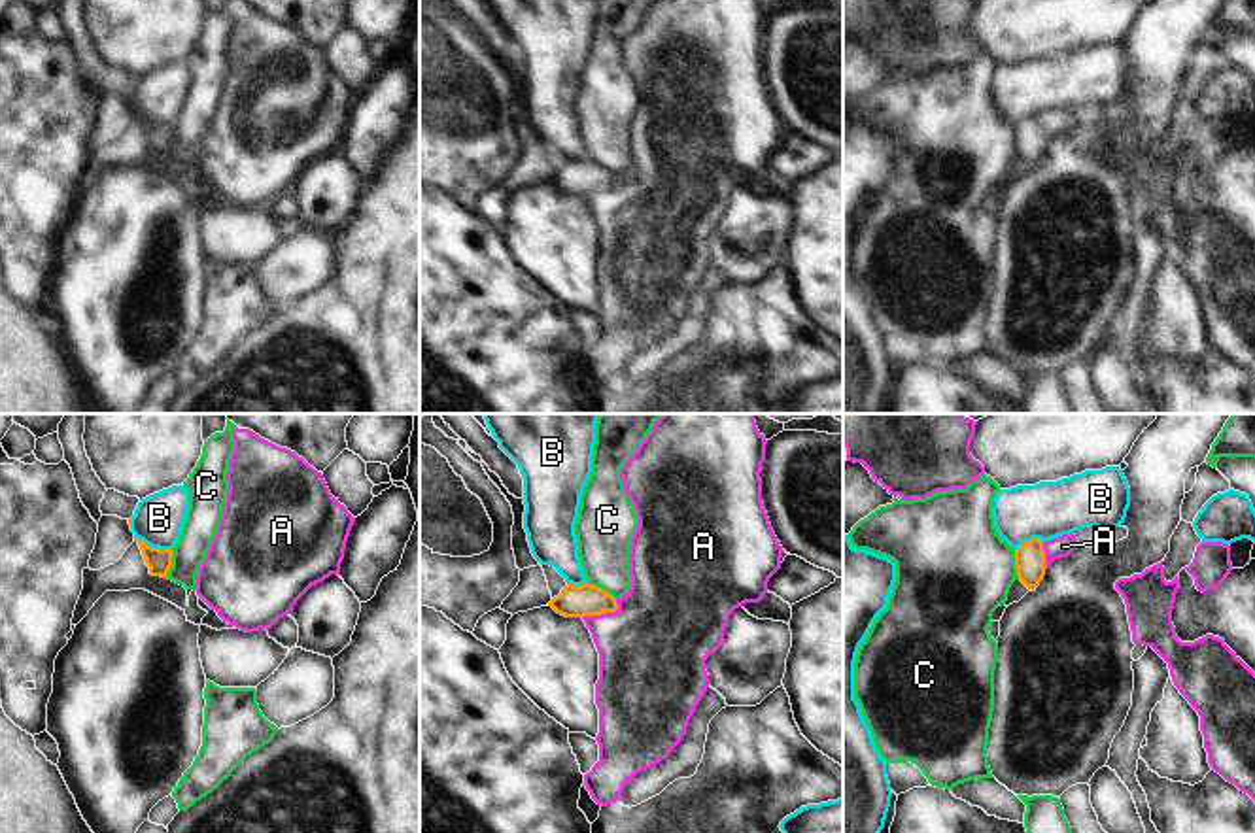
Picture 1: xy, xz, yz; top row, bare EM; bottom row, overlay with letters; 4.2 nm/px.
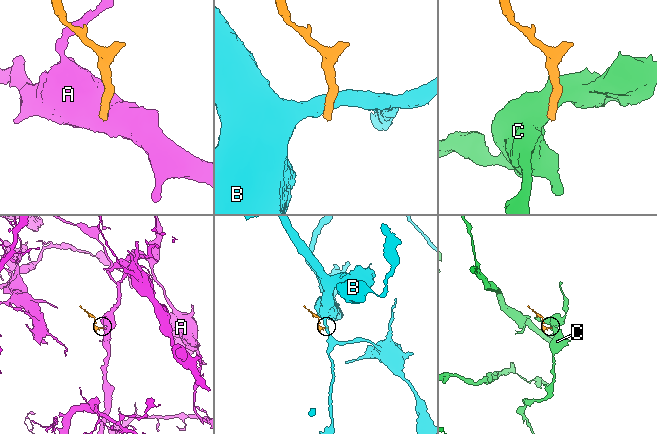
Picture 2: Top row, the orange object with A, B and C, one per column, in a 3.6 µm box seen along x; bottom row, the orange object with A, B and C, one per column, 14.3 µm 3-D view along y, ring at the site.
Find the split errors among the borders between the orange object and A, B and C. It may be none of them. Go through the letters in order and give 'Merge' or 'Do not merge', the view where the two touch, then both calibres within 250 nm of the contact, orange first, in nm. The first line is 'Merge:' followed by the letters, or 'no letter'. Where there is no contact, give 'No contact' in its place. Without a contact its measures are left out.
Merge: A
A: Merge. Touches orange in xz. Thickness 140 nm (orange) against 440 nm
B: Do not merge. Touches orange in xy. Thickness 110 nm (orange) against 220 nm
C: Do not merge. Touches orange in yz. Thickness 130 nm (orange) against 460 nm

